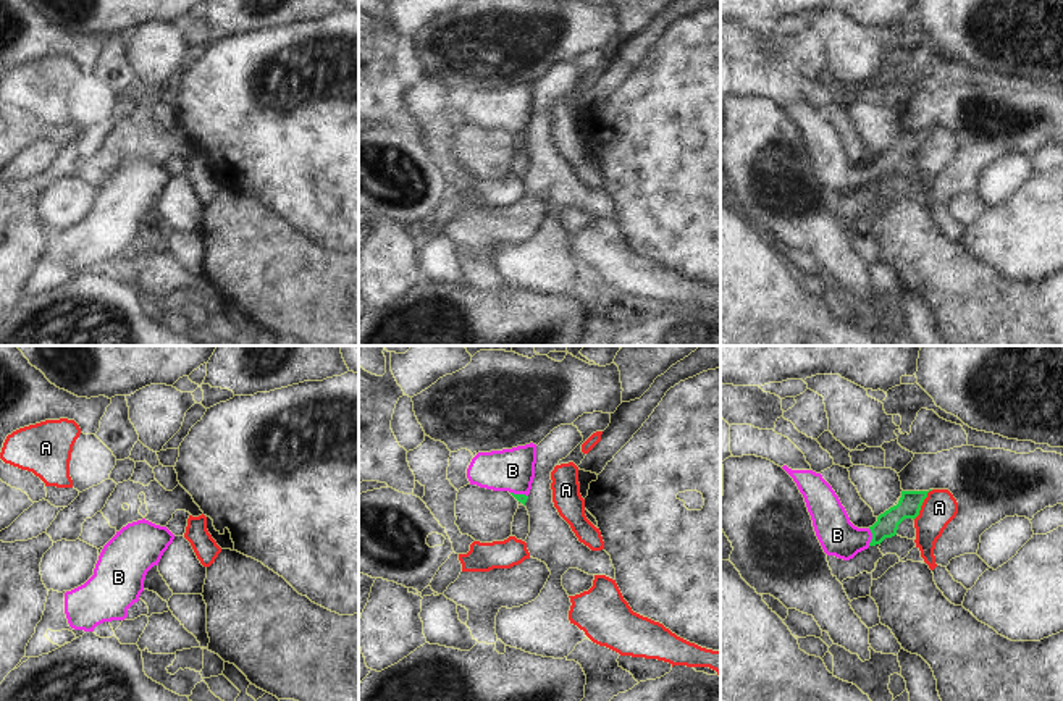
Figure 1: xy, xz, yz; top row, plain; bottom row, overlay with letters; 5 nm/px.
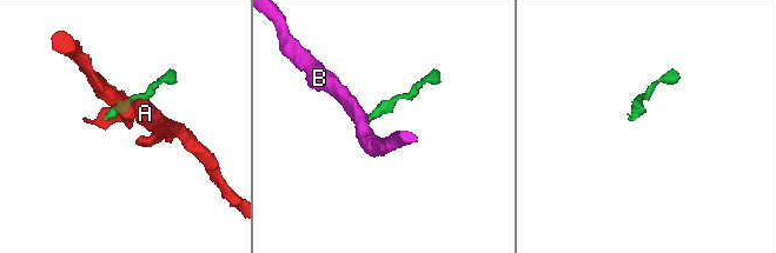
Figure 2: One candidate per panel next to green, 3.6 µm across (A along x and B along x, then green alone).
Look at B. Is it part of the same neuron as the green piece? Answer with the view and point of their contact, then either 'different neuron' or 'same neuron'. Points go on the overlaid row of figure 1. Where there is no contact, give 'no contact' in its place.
meets green in yz at (873, 537); same neuron

